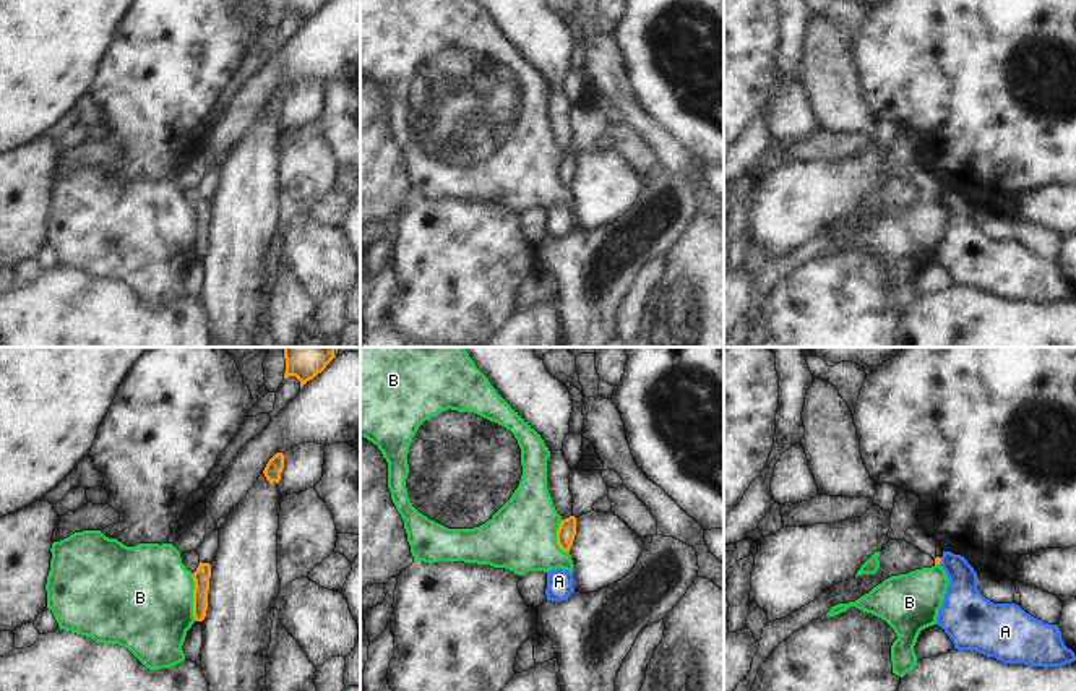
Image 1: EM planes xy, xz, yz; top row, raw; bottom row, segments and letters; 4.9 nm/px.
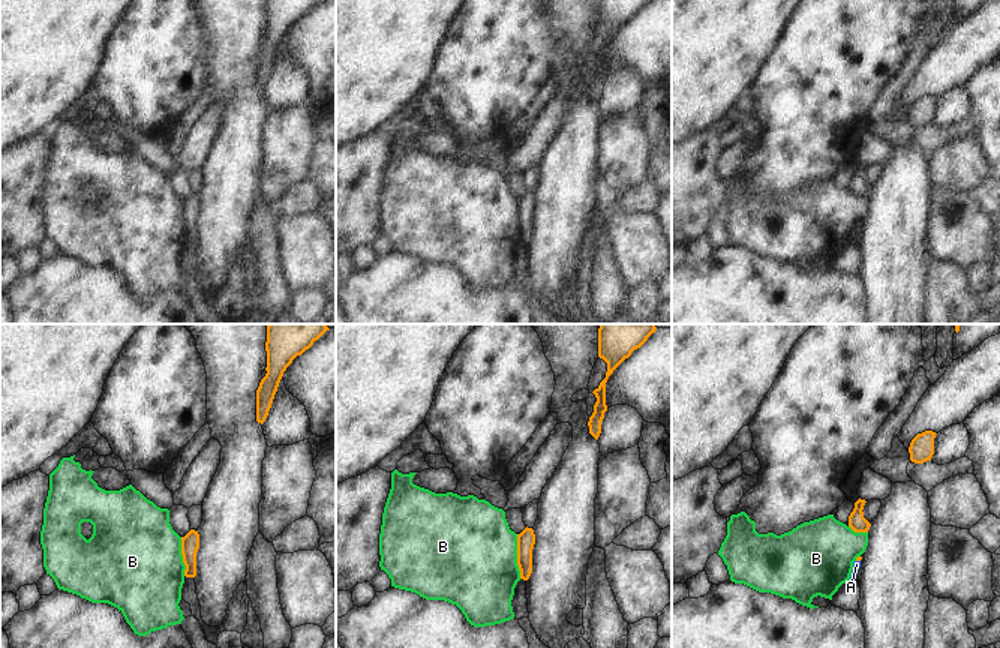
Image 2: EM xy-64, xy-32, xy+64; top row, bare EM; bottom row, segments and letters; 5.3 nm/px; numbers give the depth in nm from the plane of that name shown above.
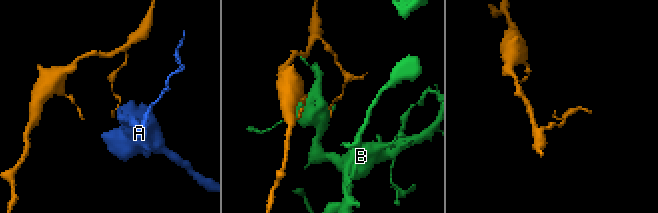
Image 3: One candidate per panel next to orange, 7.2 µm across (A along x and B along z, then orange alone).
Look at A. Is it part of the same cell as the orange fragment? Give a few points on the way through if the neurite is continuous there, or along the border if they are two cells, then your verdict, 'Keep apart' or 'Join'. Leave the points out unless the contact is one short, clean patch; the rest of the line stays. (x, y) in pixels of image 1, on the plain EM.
Keep apart

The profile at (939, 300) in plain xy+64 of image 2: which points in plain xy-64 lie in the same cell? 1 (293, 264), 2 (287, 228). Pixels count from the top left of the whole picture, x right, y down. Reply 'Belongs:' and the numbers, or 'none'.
Belongs: none

